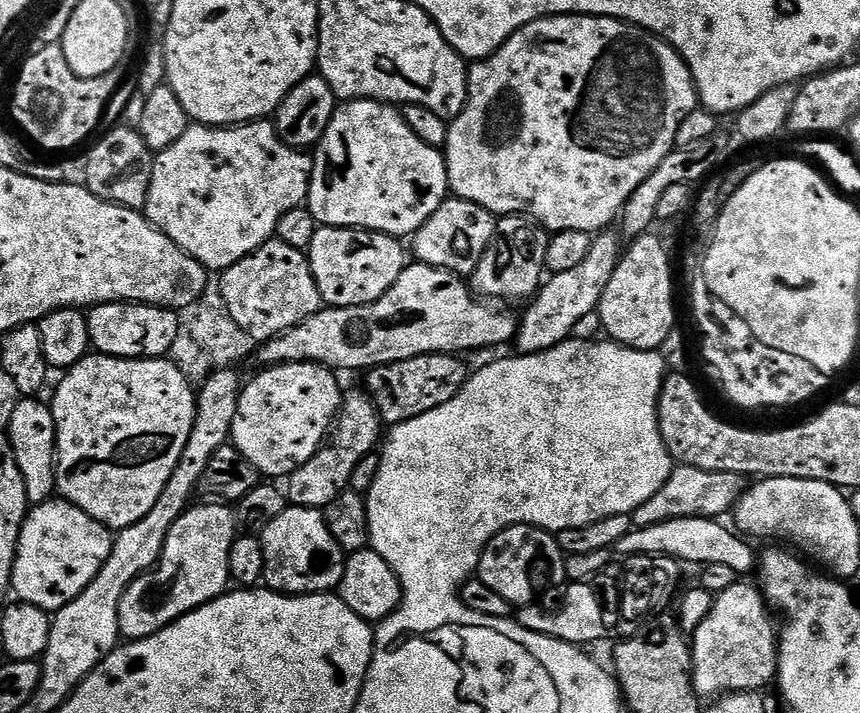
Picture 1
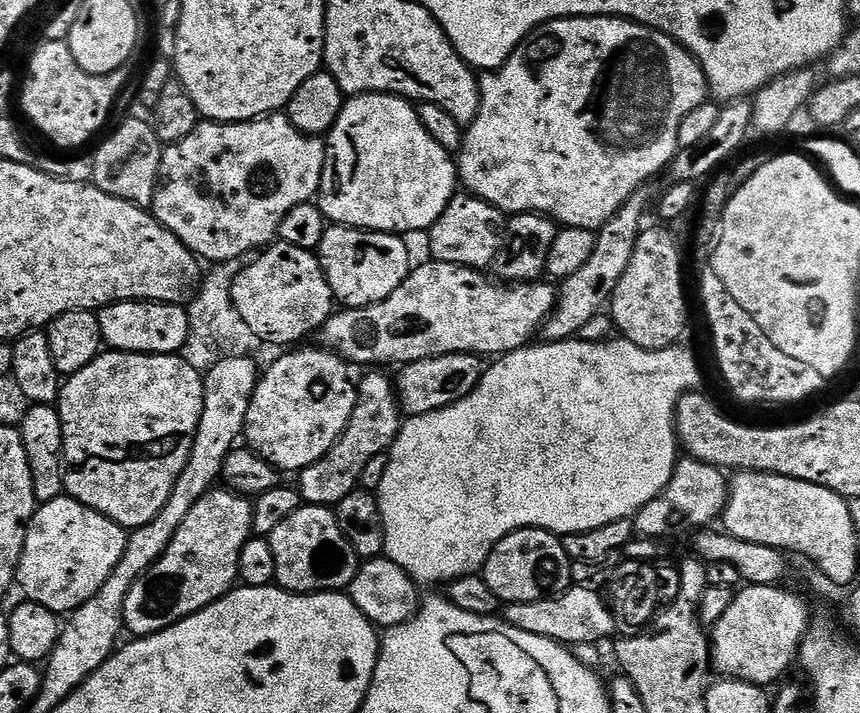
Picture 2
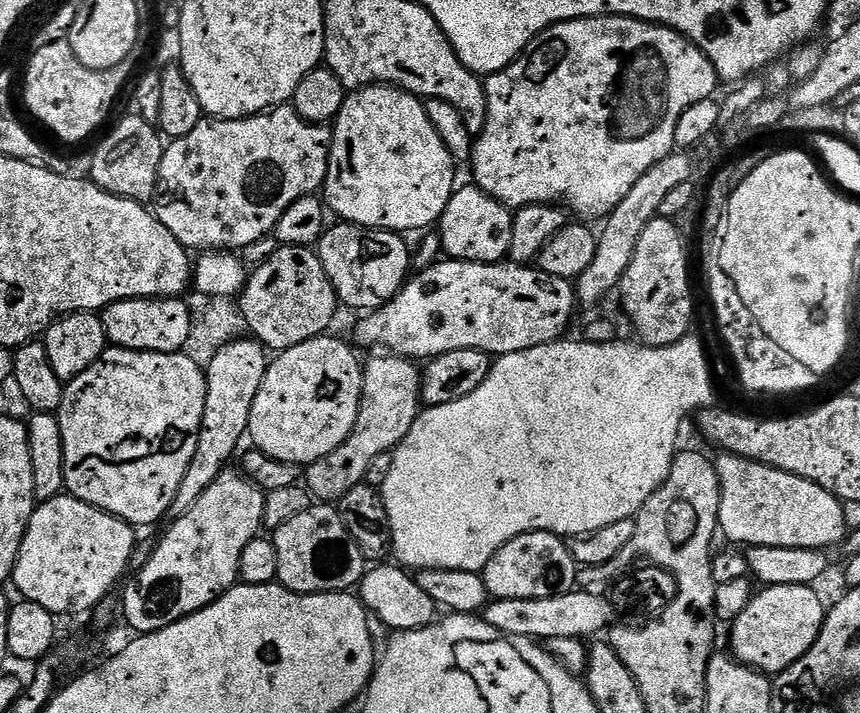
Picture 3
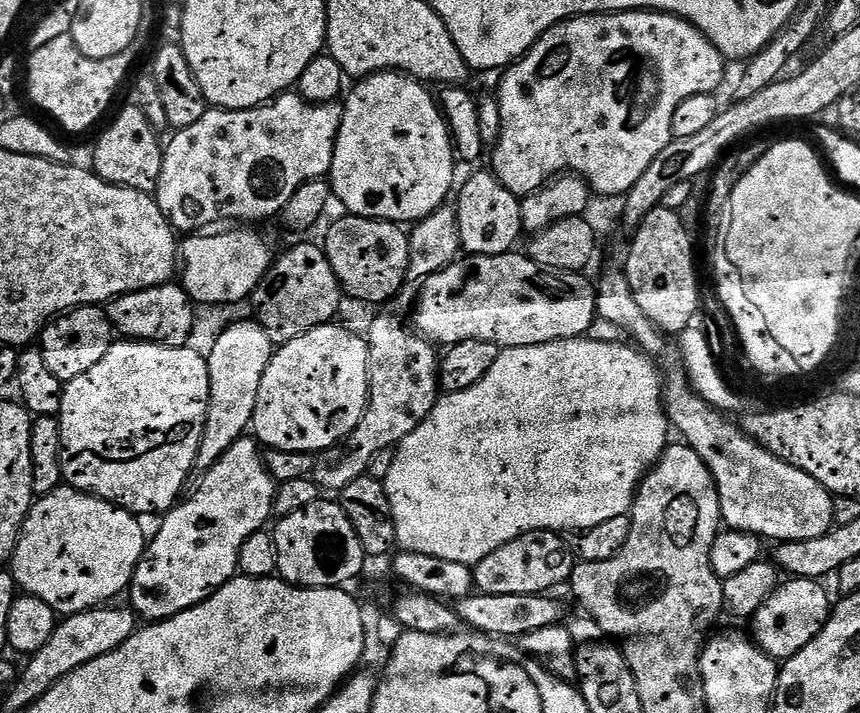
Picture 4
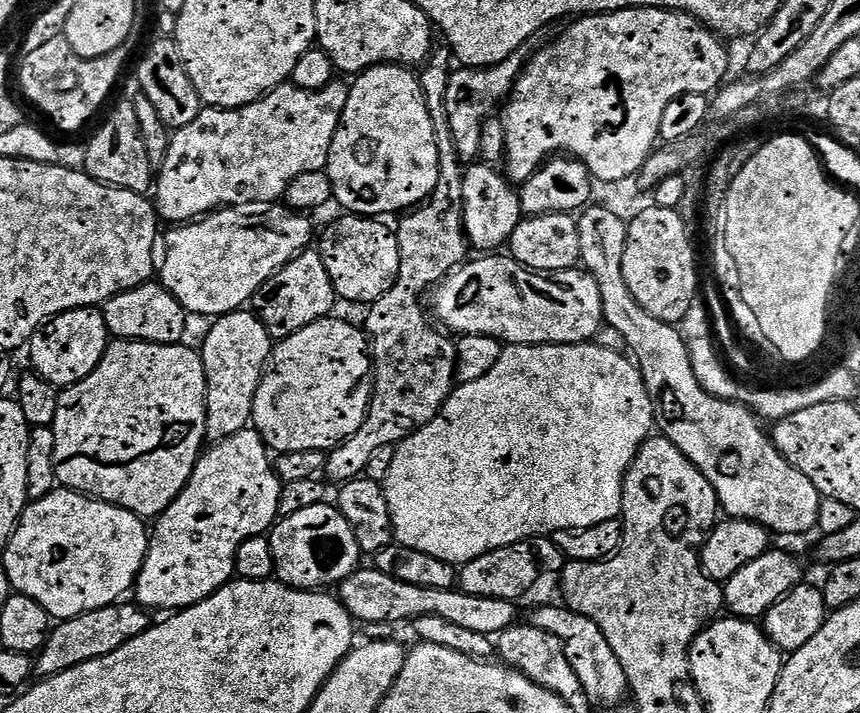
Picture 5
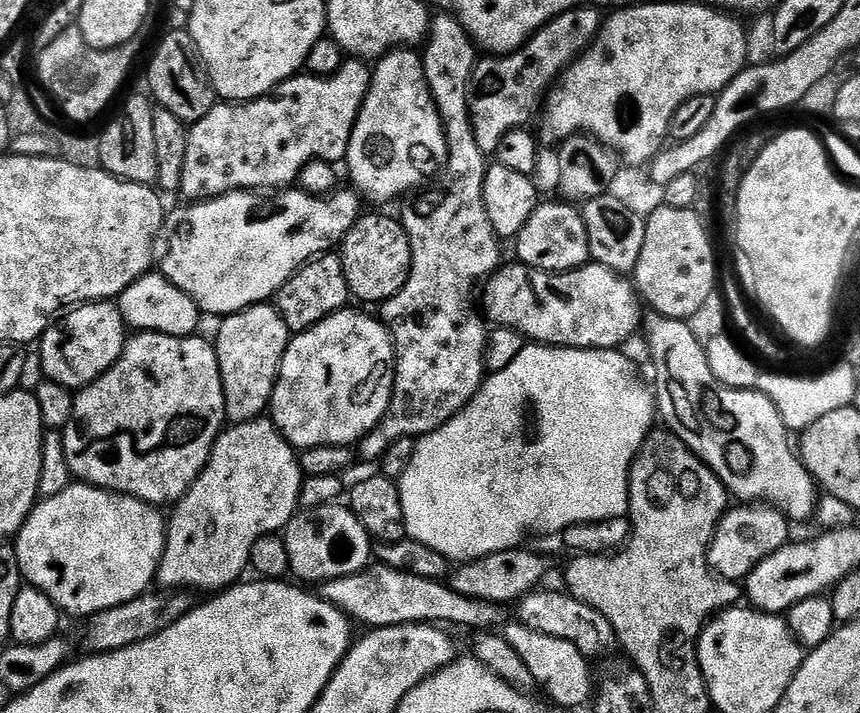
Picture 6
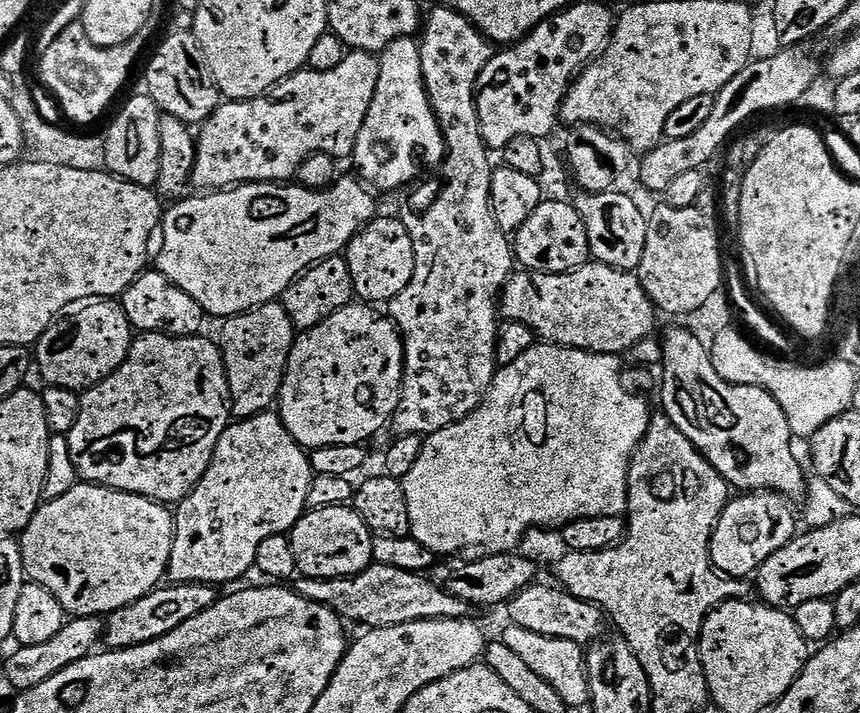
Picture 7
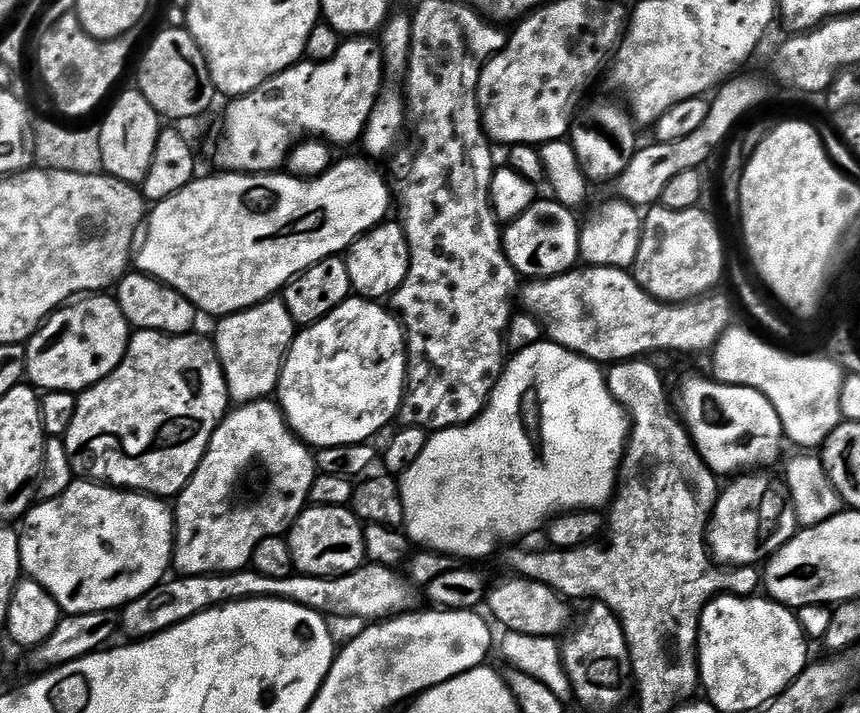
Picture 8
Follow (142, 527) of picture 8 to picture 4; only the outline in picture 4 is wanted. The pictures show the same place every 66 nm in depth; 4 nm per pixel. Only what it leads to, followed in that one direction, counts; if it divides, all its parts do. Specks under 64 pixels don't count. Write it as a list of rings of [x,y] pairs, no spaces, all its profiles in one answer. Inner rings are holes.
[[[67,486],[56,488],[49,496],[39,497],[28,511],[10,561],[10,575],[21,593],[46,602],[61,617],[90,612],[115,601],[112,599],[131,585],[132,576],[146,551],[146,536],[144,540],[144,528],[139,523],[143,524],[133,513],[99,500],[97,496]]]

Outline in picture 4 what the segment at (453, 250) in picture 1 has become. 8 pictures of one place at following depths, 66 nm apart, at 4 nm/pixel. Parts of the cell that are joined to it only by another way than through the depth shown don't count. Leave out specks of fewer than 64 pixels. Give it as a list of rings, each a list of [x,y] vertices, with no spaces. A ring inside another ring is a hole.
[[[488,170],[474,173],[462,184],[459,185],[456,204],[454,203],[461,249],[470,256],[501,256],[504,252],[513,251],[522,237],[518,197],[499,184]]]

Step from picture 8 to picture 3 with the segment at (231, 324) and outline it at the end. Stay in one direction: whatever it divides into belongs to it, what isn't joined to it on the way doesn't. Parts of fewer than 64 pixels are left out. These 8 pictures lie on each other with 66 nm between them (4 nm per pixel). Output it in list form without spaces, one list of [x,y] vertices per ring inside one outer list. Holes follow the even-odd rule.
[[[252,338],[231,340],[206,366],[208,385],[206,386],[206,406],[198,438],[198,446],[194,450],[194,458],[186,470],[186,478],[182,478],[182,486],[178,486],[178,494],[170,506],[168,516],[175,518],[186,514],[194,502],[225,471],[228,459],[236,452],[240,439],[245,439],[250,418],[250,406],[258,394],[258,386],[262,386],[264,371],[270,363],[263,344]]]

